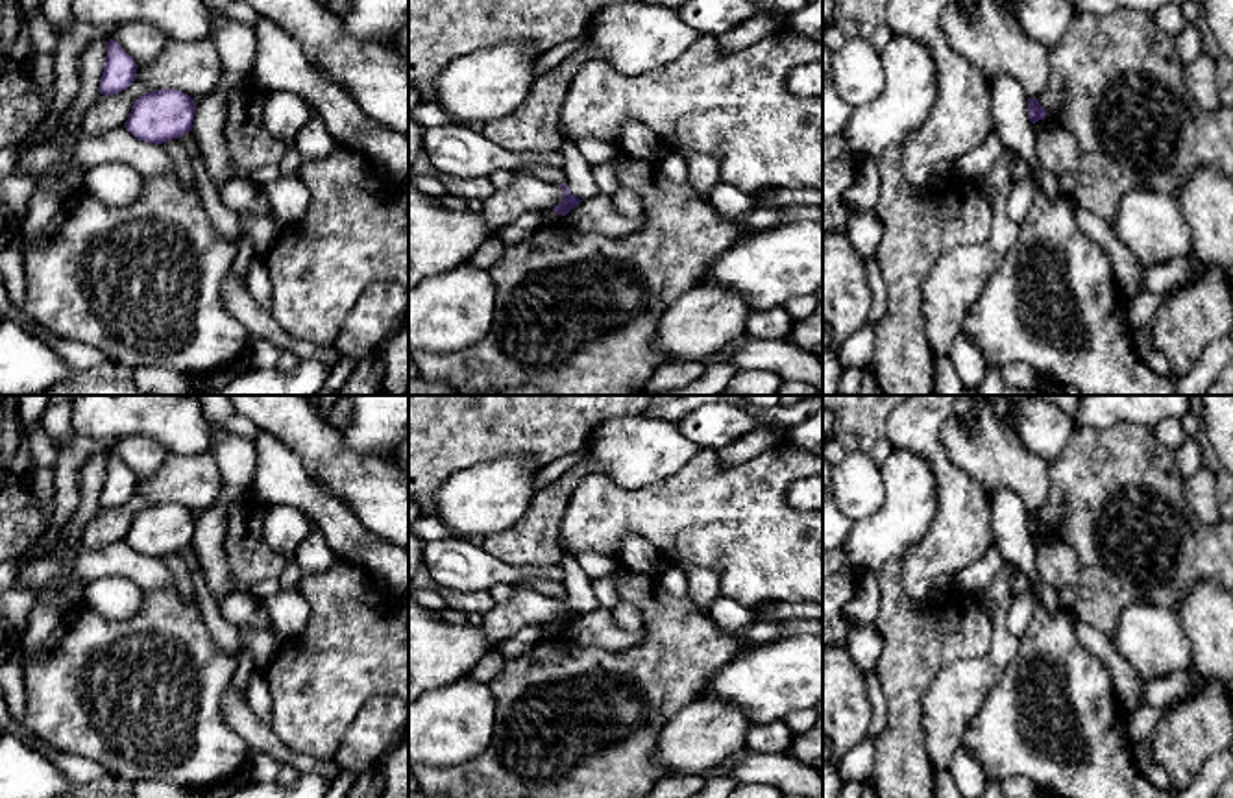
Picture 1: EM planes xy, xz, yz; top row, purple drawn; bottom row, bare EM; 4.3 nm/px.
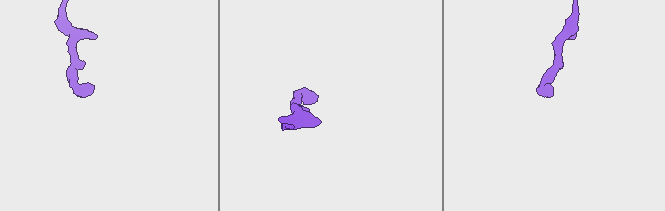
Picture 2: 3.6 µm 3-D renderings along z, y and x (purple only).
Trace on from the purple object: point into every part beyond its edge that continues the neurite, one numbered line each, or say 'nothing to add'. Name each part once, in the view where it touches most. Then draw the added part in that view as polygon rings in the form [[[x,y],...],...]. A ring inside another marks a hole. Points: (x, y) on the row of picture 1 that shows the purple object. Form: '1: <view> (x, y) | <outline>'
nothing to add

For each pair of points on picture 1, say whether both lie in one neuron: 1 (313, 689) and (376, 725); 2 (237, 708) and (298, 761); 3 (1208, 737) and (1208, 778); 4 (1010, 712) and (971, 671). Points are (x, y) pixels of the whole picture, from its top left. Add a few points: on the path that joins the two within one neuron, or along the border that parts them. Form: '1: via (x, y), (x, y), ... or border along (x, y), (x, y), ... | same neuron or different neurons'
1: border along (389, 693), (378, 693), (359, 710), (337, 752) | different neurons
2: via (250, 725), (281, 754) | same neuron
3: border along (1213, 754), (1193, 778) | different neurons
4: border along (1015, 656), (965, 728) | different neurons

